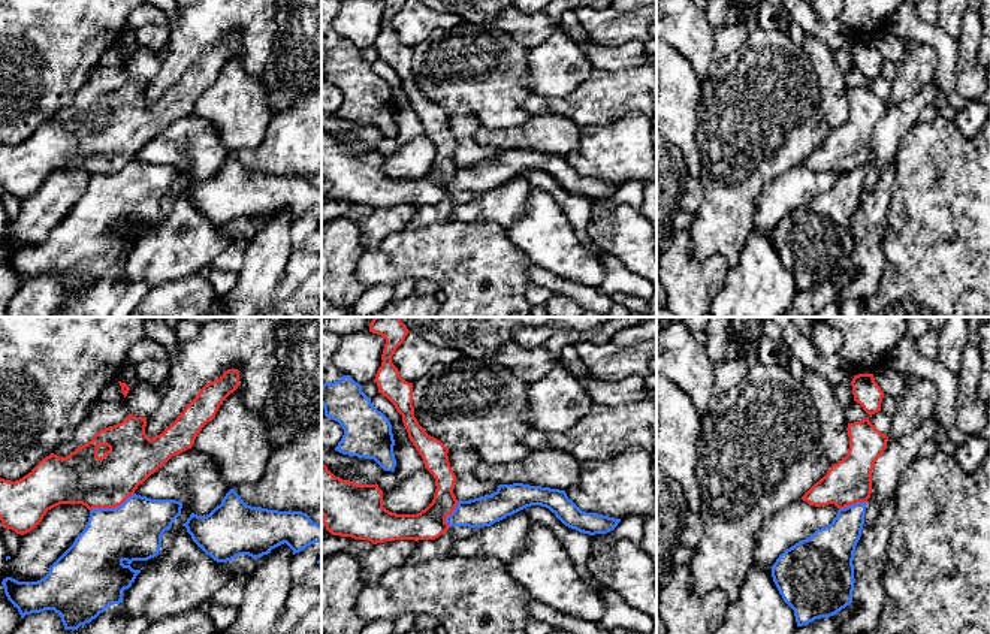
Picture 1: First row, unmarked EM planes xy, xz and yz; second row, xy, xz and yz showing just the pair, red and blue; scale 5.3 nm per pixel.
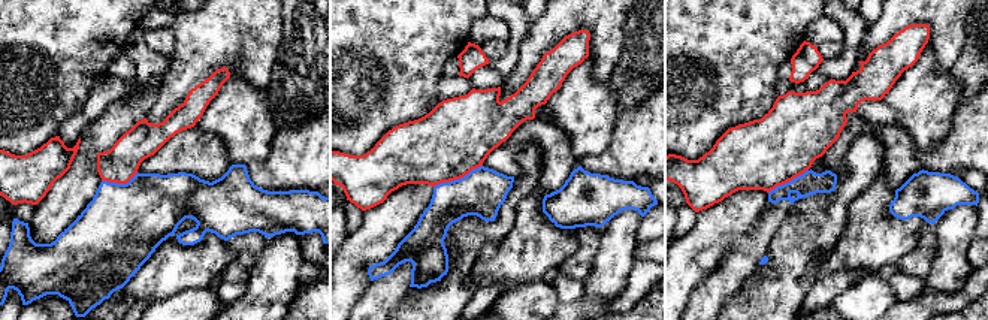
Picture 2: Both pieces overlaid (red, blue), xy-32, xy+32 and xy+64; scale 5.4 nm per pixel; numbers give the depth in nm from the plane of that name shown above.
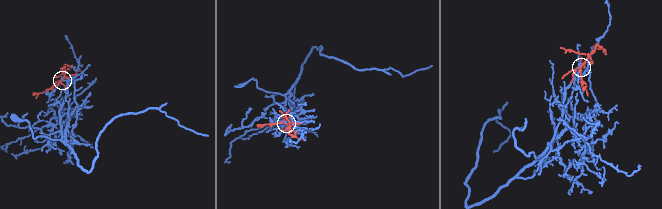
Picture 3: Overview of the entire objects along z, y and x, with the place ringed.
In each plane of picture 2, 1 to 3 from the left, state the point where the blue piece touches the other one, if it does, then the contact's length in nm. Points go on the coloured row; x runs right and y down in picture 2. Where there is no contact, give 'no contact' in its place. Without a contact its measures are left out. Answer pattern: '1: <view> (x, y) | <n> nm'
1: xy-32 (118, 183) | 200 nm
2: xy+32 (458, 178) | 300 nm
3: xy+64 (788, 181) | 260 nm

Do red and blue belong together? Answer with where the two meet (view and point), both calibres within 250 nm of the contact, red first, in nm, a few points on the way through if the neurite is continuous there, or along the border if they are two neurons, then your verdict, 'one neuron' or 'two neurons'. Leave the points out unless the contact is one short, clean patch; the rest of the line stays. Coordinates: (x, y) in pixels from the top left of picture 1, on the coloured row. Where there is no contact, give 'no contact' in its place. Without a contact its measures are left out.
meets red in xy at (111, 507); 280 nm thick on the red side, 320 nm on the other; two neurons

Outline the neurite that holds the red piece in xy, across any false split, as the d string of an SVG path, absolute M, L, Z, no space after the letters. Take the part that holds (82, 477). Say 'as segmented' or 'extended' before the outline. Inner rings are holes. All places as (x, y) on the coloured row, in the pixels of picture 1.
as segmented | M227 369L218 380L206 383L176 420L151 440L145 434L147 417L129 414L121 423L99 431L91 441L66 458L51 453L22 478L16 481L0 478L0 520L3 528L24 535L42 522L48 510L60 504L82 504L88 510L121 505L139 484L172 456L193 447L197 434L215 417L223 401L238 386L239 372Z

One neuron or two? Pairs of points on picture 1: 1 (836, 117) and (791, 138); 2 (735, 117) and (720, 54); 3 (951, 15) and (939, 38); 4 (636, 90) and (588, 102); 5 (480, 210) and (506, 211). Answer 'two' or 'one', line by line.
1: two
2: two
3: two
4: one
5: one

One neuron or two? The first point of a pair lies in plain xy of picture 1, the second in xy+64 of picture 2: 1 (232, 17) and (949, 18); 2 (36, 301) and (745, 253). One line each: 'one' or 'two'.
1: one
2: one

